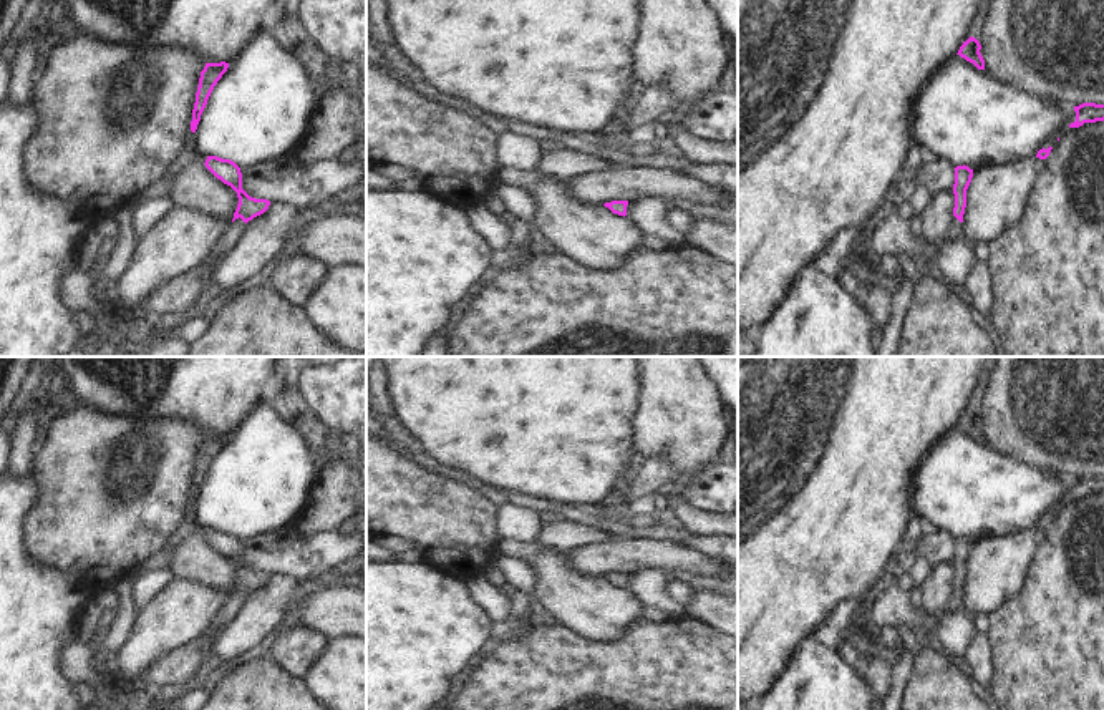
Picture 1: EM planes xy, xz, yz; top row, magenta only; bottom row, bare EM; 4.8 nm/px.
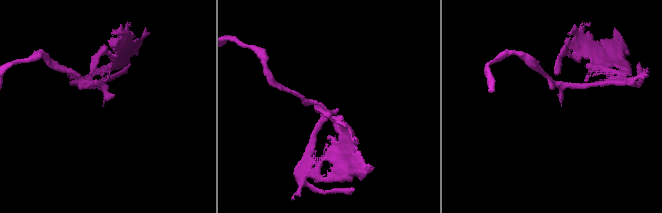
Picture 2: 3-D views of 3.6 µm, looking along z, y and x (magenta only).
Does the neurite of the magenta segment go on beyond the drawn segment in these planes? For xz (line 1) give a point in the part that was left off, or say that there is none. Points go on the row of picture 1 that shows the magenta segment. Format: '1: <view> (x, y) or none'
1: none

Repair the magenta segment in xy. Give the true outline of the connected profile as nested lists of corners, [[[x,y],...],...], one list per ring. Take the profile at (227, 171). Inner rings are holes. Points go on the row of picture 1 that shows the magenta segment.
[[[207,156],[204,164],[217,179],[220,179],[224,184],[230,186],[237,192],[239,204],[234,212],[230,229],[219,241],[217,249],[211,254],[209,259],[206,259],[199,265],[191,267],[189,270],[182,272],[176,280],[164,285],[144,305],[148,309],[156,309],[159,312],[179,312],[192,305],[199,299],[219,260],[244,232],[245,224],[254,217],[264,214],[270,206],[270,201],[250,197],[242,189],[242,173],[234,161],[217,156]]]

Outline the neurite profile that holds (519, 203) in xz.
[[[497,182],[492,194],[502,202],[504,209],[516,219],[532,224],[535,201],[530,192],[521,186]]]

